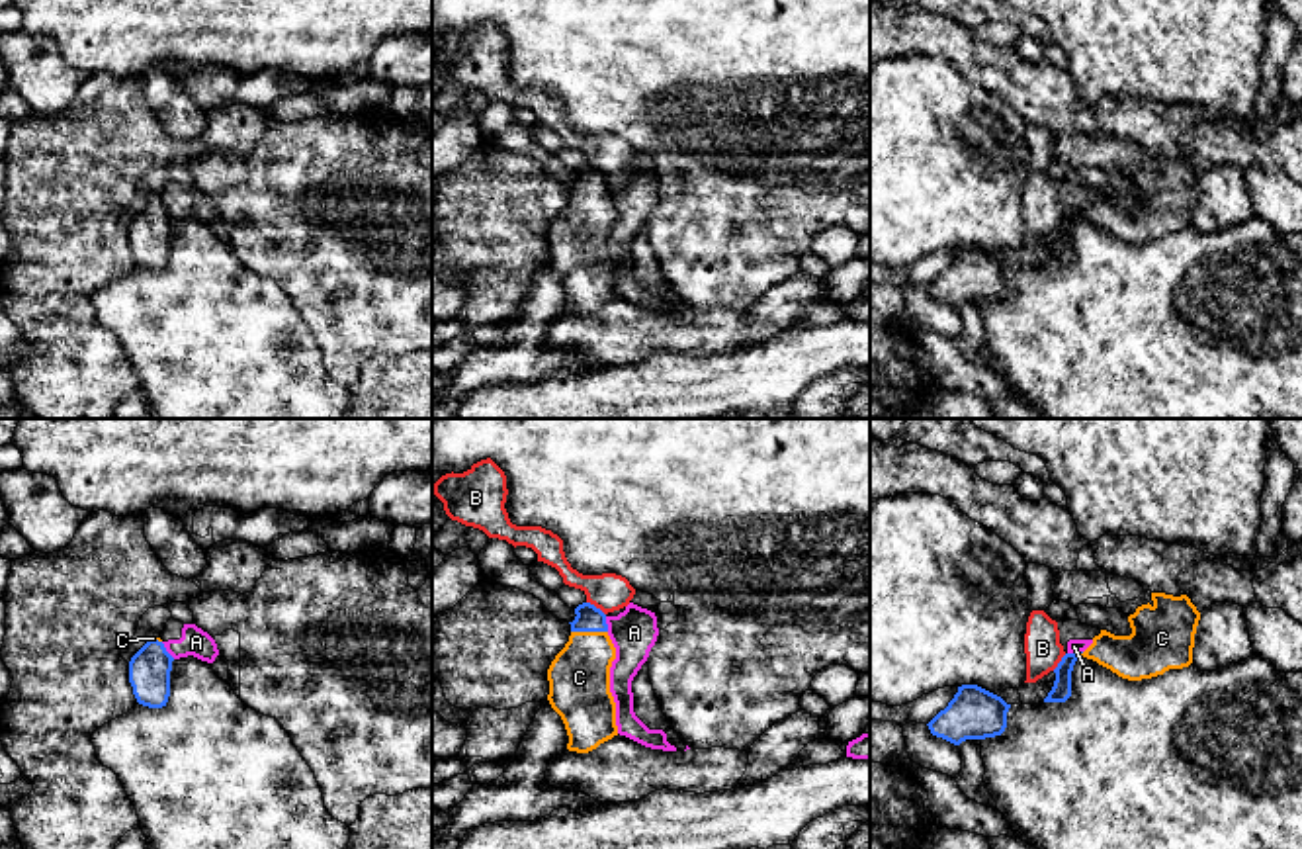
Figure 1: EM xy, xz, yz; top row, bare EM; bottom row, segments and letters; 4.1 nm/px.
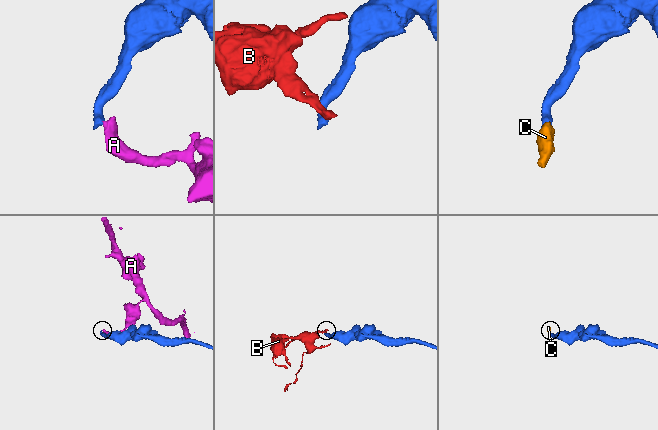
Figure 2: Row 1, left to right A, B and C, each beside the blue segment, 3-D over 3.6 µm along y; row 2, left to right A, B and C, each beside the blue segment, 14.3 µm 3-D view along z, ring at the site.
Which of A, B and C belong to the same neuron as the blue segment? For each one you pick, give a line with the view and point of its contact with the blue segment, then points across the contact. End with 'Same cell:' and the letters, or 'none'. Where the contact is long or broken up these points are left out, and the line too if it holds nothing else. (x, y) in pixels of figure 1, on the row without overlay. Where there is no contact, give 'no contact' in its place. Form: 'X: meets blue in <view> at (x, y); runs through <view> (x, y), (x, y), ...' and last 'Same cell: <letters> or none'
C: meets blue in xz at (589, 192); runs through xz (589, 180), (589, 192), (589, 216), (579, 239)
Same cell: C

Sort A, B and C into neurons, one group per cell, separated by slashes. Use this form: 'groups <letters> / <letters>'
groups A B / C

